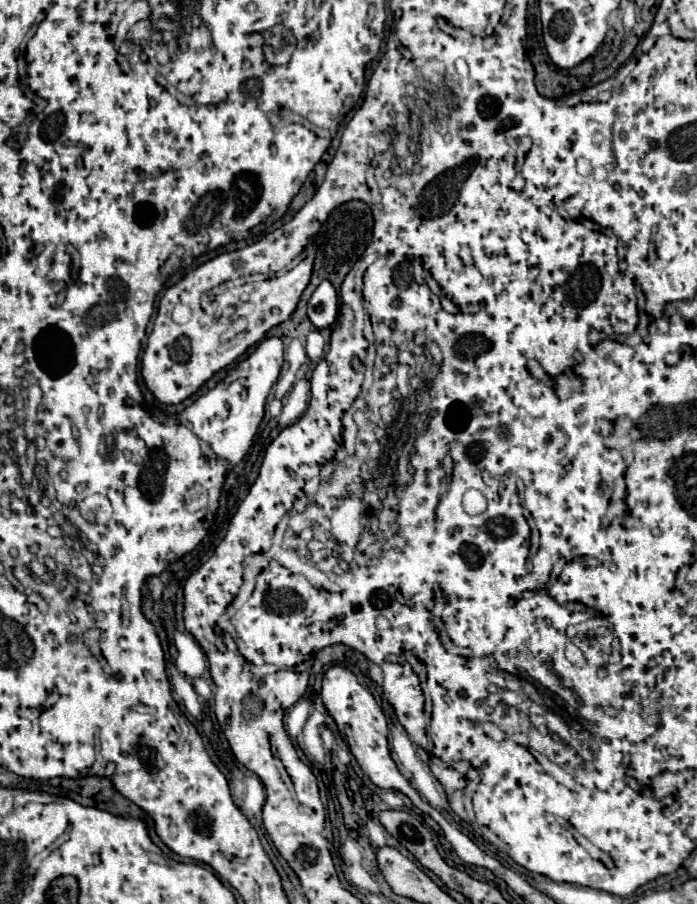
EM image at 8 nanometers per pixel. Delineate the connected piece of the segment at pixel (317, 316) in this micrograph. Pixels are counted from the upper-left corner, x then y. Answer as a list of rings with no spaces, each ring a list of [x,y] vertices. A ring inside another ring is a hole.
[[[322,280],[308,300],[308,318],[316,328],[330,328],[338,316],[338,294],[330,280]]]

